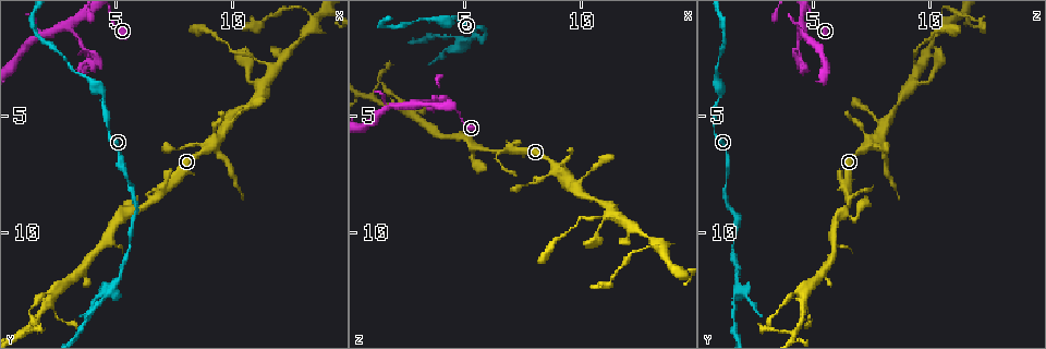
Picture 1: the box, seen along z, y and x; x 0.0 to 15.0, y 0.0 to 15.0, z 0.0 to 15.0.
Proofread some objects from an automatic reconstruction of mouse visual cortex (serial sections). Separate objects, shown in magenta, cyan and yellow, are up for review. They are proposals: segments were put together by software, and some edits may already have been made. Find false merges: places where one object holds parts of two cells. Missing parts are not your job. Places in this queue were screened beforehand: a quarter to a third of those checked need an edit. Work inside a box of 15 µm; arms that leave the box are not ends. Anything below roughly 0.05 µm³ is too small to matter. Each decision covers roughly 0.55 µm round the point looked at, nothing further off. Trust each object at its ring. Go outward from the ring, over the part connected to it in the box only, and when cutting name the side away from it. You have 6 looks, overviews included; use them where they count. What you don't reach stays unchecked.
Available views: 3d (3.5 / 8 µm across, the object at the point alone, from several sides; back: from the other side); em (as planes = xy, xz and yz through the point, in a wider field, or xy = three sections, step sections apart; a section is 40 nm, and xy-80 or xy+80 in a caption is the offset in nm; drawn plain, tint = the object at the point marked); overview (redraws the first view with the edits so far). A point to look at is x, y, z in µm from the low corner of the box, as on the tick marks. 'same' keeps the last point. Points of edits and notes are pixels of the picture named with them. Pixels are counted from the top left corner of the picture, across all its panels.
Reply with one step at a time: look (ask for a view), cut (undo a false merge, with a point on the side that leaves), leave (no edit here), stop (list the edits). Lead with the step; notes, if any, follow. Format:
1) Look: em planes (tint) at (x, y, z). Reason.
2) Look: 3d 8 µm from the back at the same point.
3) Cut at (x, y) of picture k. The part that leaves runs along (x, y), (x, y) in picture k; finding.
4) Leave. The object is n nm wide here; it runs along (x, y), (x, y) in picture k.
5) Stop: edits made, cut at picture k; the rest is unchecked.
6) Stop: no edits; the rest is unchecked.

Look: 3d 3.5 µm at (11.0, 2.5, 9.4). Calibre changes.

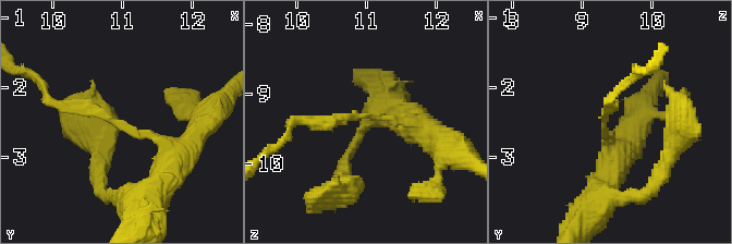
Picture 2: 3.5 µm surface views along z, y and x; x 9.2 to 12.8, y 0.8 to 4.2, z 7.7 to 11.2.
Look: em xy step 3 (tint) at (10.95, 2.50, 9.35). The arms are 150, 300 nm wide.

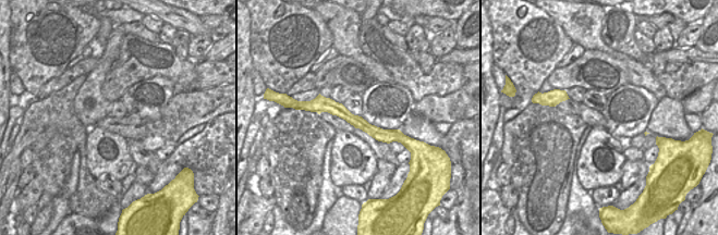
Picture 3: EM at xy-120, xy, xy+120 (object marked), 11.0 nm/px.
Look: em xy step 2 (tint) at the same point. Another direction.

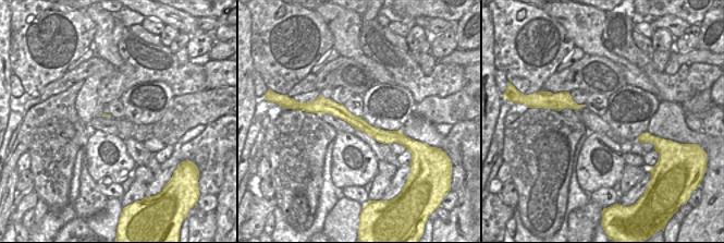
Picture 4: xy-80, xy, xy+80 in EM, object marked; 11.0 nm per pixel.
Leave. It runs along (314, 110), (333, 108), (403, 138) in picture 4; continuous, no second cell.

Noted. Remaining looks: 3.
Look: 3d 8 µm from the back at (3.8, 2.2, 4.4).

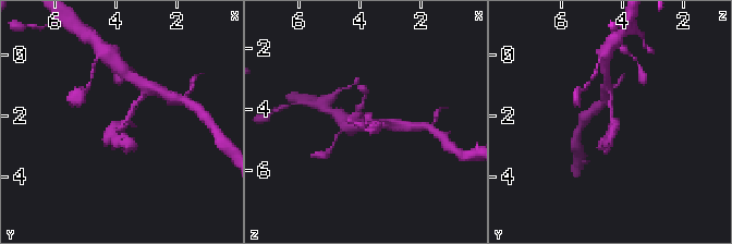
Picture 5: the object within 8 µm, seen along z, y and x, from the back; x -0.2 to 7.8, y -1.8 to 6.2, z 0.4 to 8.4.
Look: 3d 3.5 µm at (3.8, 2.4, 4.4).

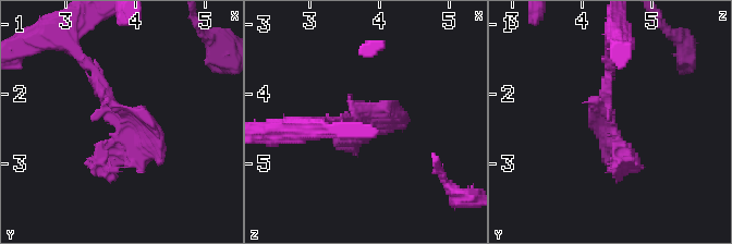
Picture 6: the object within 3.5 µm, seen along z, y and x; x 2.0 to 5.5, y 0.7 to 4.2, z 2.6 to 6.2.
Leave. It runs along (80, 57), (119, 110), (106, 173) in picture 6; all the same cell.

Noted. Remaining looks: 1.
Stop: no edits; the rest is unchecked.

